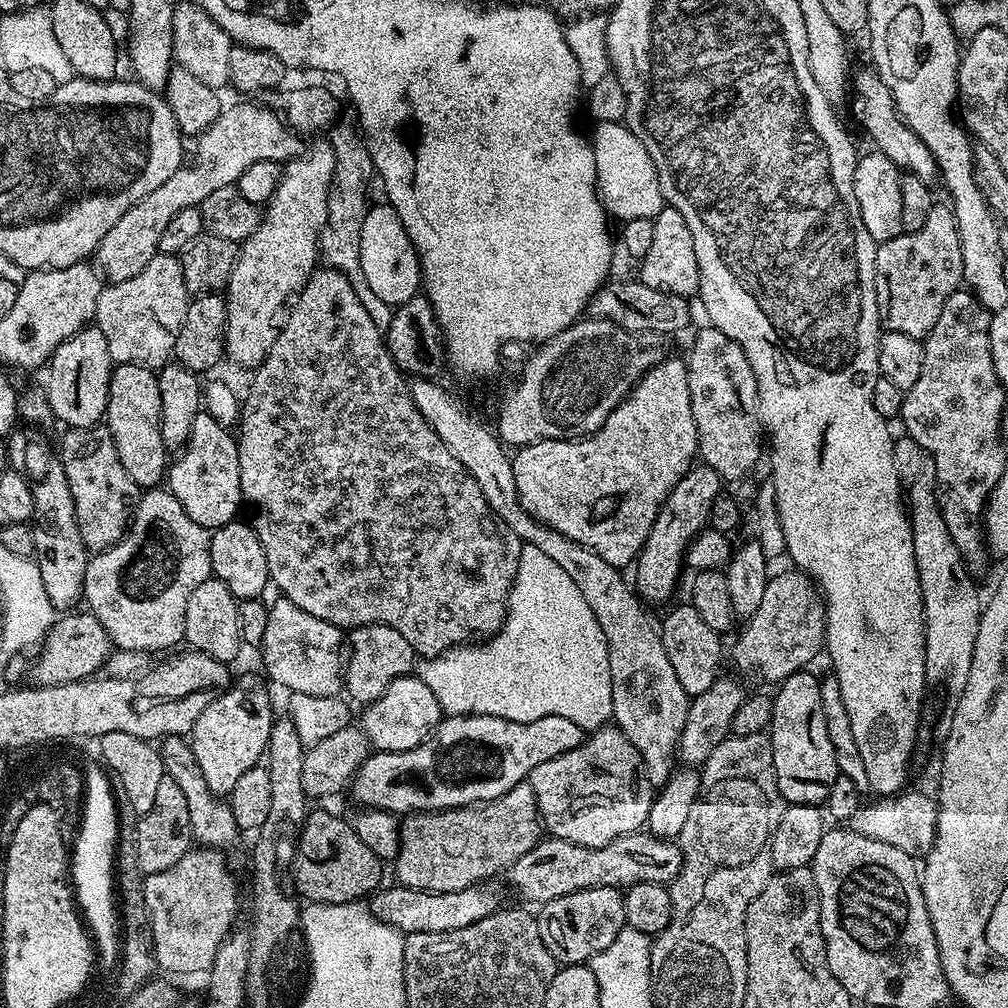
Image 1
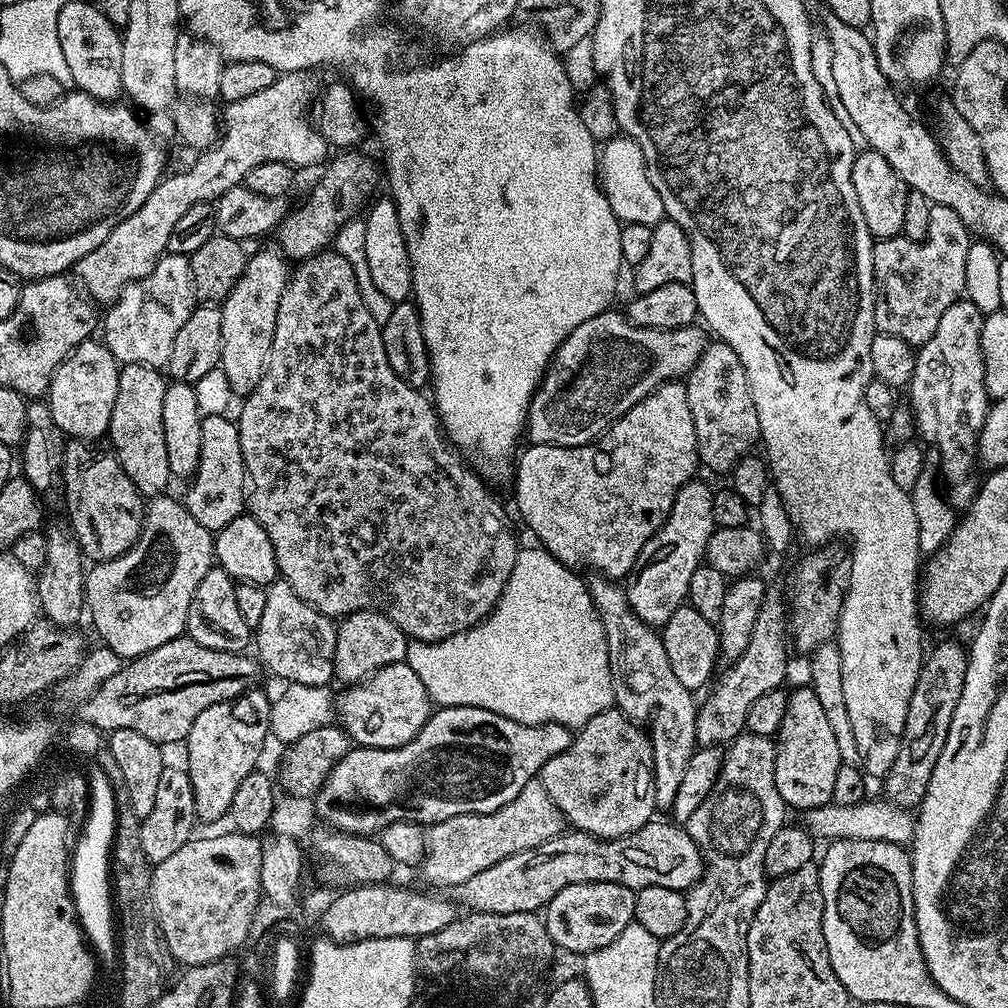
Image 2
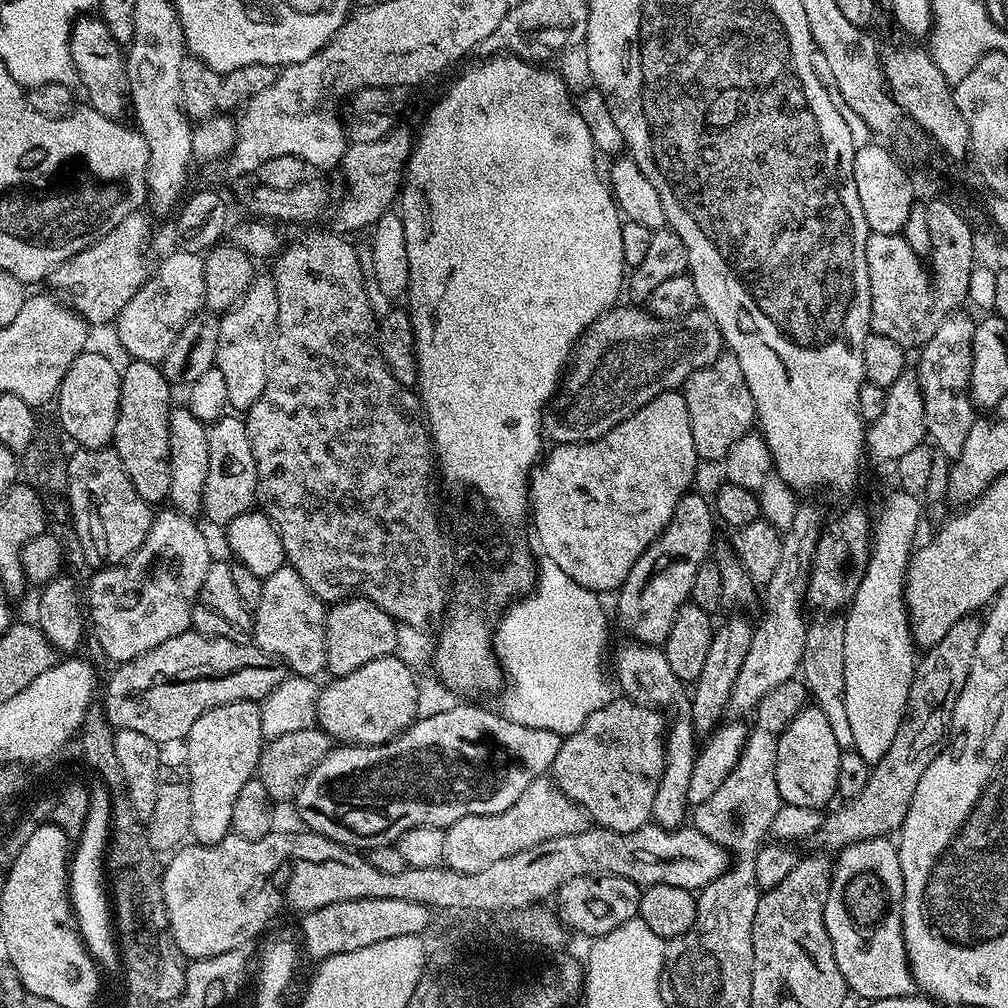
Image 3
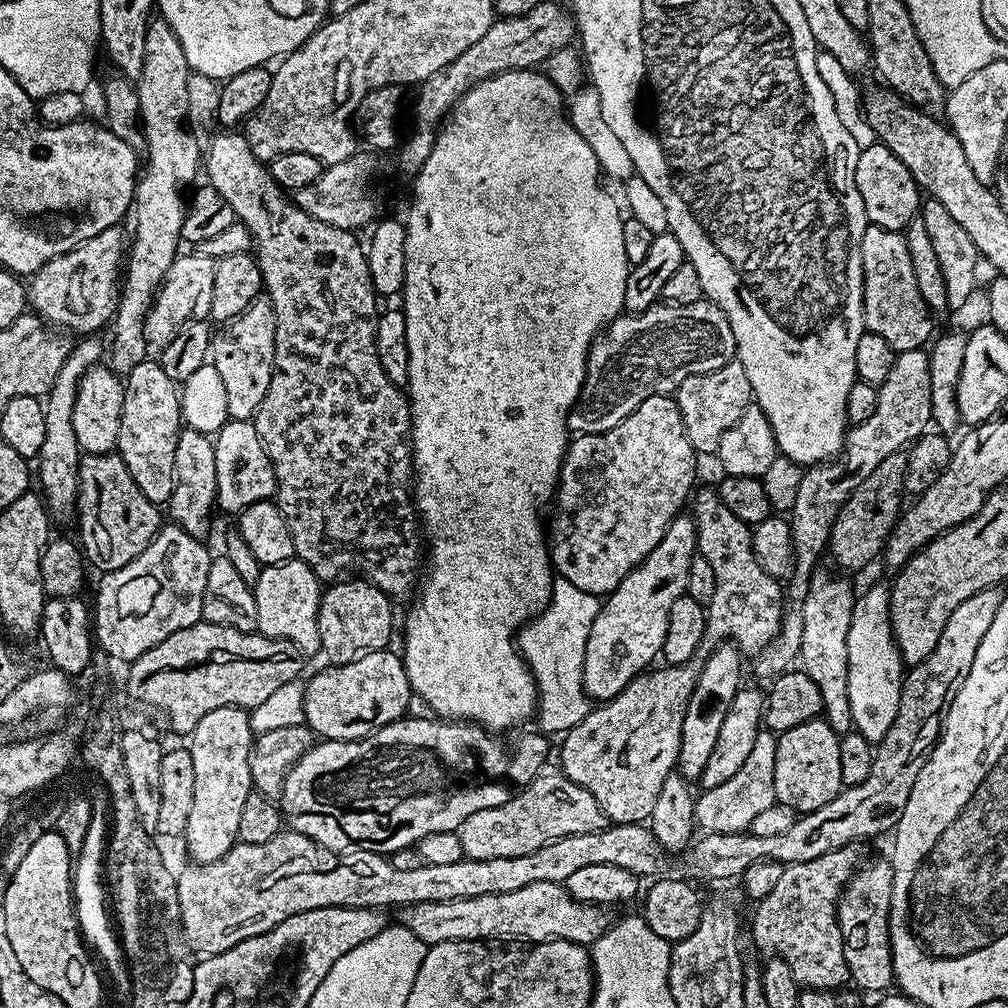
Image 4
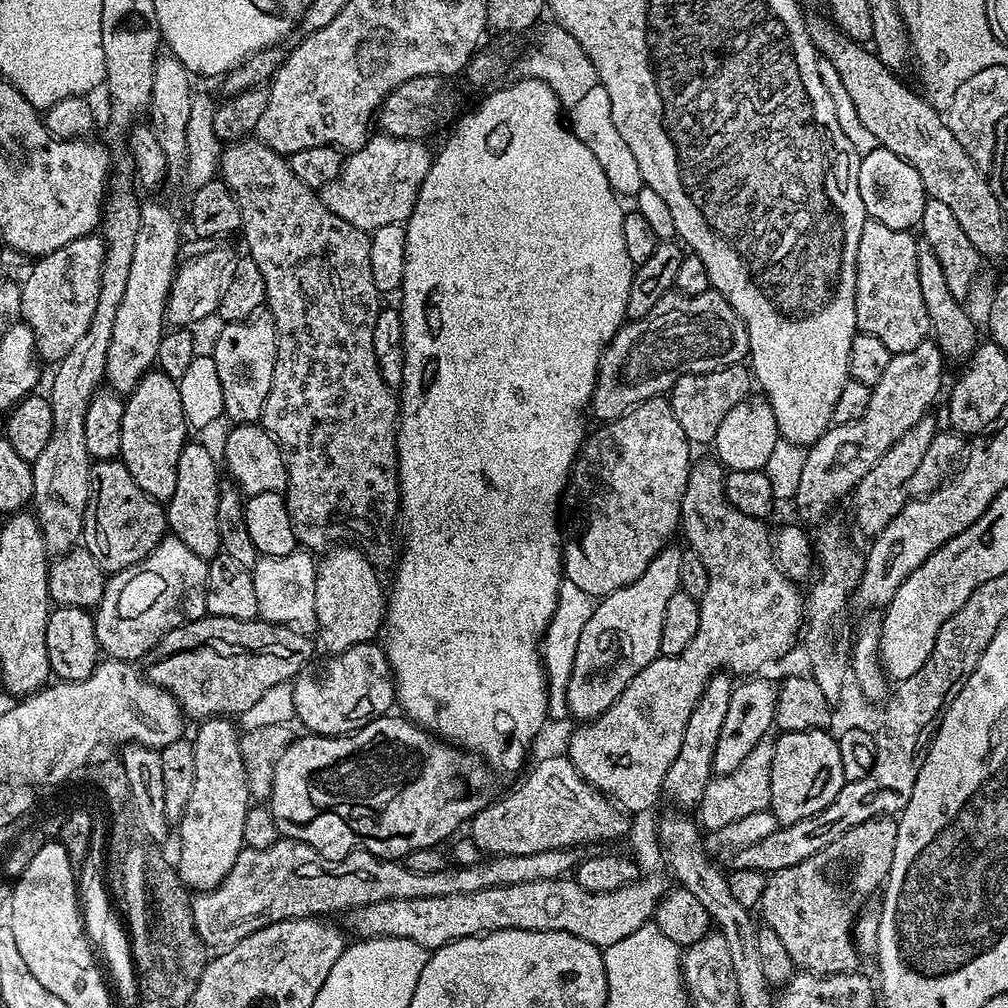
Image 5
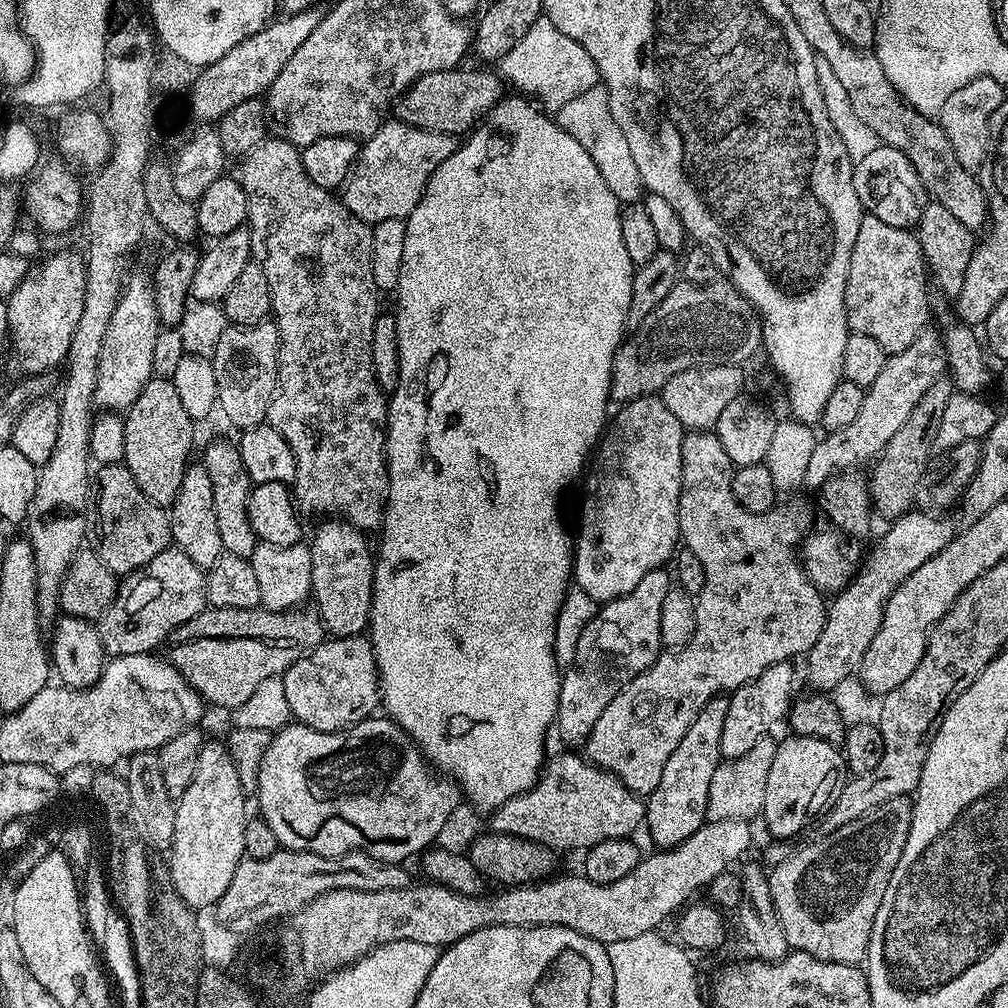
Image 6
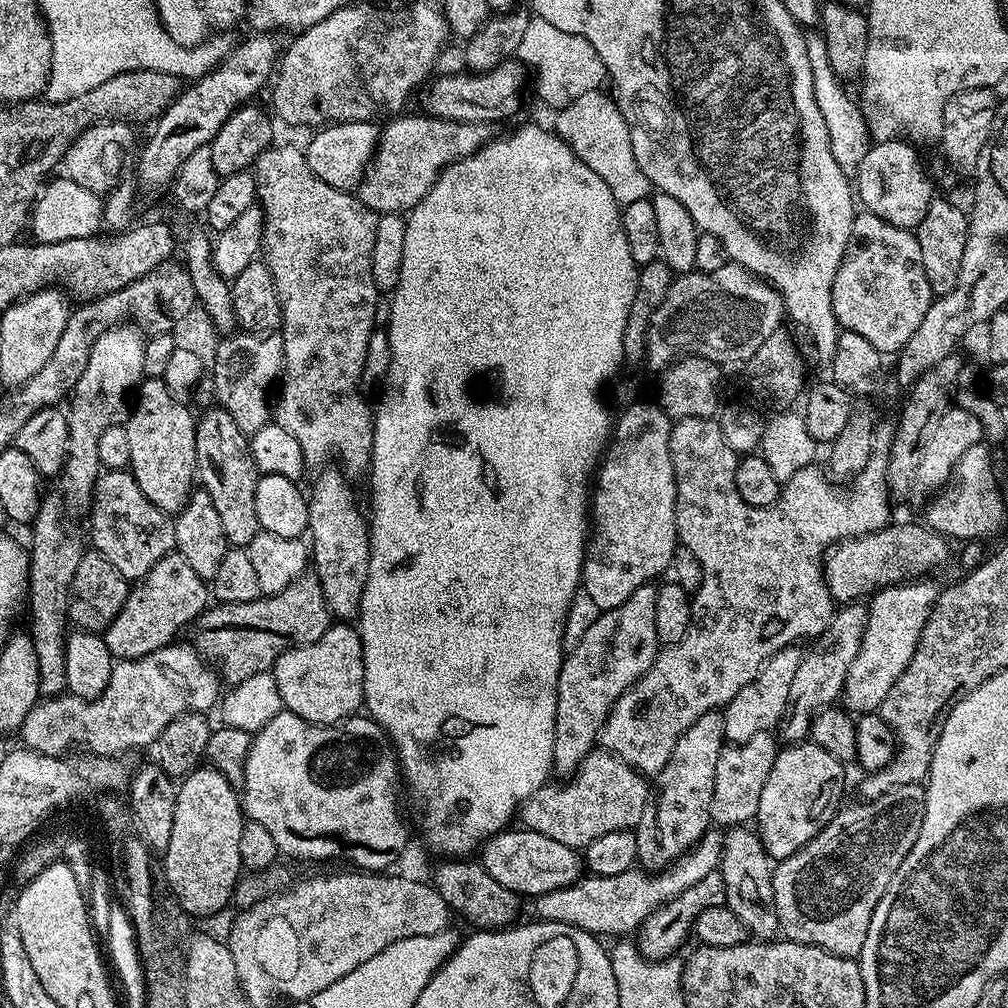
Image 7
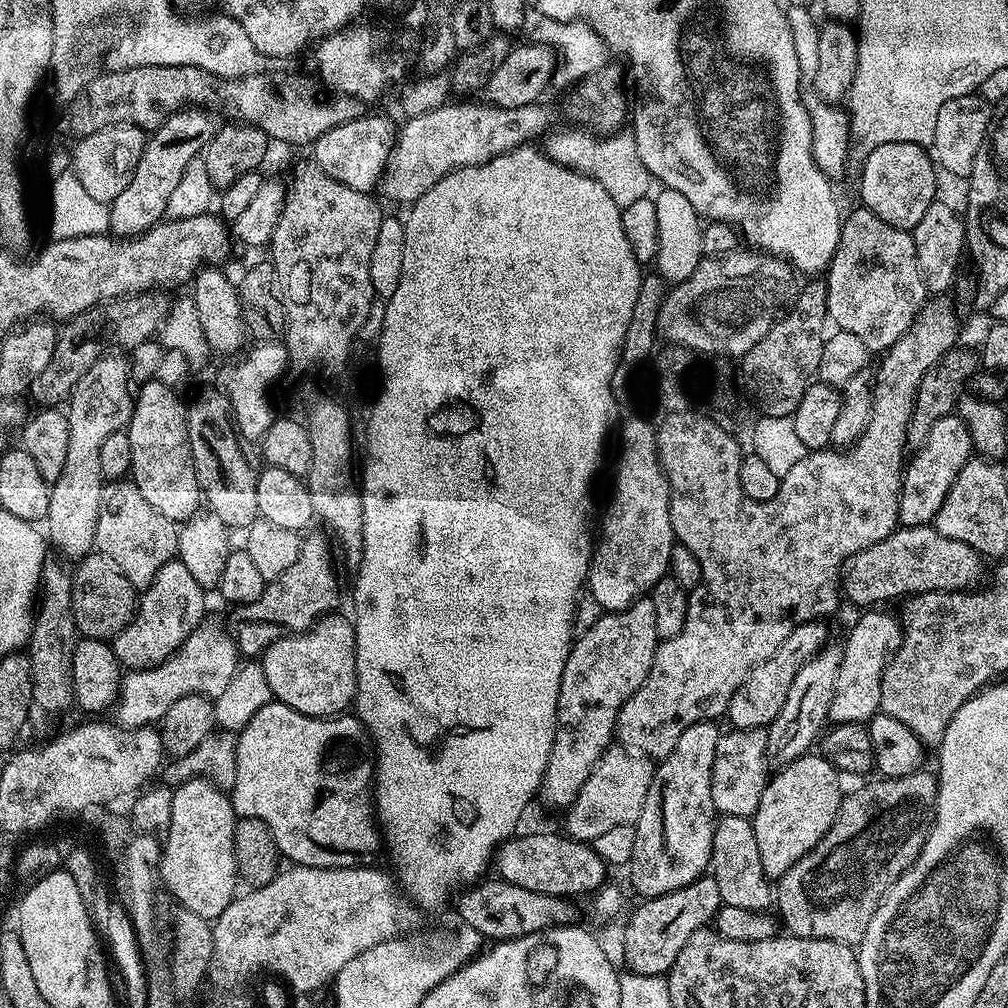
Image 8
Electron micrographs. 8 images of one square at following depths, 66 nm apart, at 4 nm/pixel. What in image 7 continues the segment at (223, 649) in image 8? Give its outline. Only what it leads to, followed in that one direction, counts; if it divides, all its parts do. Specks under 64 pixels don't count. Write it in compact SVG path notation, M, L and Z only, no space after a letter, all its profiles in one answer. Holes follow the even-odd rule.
M173 642L168 644L165 648L159 648L154 650L154 654L146 654L142 658L137 660L121 660L113 663L112 673L110 674L110 682L106 686L106 690L98 698L93 700L83 700L77 696L71 694L61 694L59 696L50 696L41 699L37 704L32 707L30 714L26 718L24 727L22 729L22 740L23 747L31 748L33 752L39 752L41 756L59 756L63 757L65 754L71 753L72 747L77 744L78 747L82 748L85 753L94 756L107 756L113 757L116 752L126 752L130 748L140 748L140 750L147 749L149 744L154 742L154 738L158 738L158 734L162 734L162 730L166 730L166 726L170 726L170 722L174 722L174 718L184 715L186 712L202 712L205 714L211 713L217 707L218 701L222 696L222 684L218 679L217 673L213 671L211 667L206 663L205 659L199 654L195 647L191 643L180 644L181 642Z

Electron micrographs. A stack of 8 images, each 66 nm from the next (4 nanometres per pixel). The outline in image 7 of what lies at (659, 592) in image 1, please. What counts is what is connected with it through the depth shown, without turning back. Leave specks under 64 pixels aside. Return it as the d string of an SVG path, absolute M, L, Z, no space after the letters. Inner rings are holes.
M643 584L622 602L622 606L601 611L599 618L582 634L582 642L574 646L564 657L558 678L558 702L556 703L556 729L554 730L553 769L561 772L564 778L571 777L576 767L597 747L600 732L604 729L610 710L616 705L616 699L627 692L637 680L641 680L656 661L660 639L654 630L654 598L657 585Z

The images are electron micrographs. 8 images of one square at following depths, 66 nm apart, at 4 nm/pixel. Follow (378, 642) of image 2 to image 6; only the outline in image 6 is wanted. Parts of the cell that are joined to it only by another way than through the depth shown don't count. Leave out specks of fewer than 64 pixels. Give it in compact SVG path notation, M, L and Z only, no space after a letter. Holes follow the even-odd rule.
M328 518L324 525L310 539L310 570L312 571L311 599L316 599L314 611L320 615L325 633L333 637L359 636L368 627L368 615L372 609L372 579L374 578L374 552L368 549L364 541L365 533L349 524L343 518Z

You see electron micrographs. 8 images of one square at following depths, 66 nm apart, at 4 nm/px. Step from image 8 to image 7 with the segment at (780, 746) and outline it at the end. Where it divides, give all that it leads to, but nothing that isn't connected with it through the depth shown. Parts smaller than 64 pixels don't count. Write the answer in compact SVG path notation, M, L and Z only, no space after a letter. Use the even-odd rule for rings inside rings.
M863 603L843 605L839 610L833 611L826 630L822 630L822 634L811 641L812 649L801 655L794 683L790 685L790 698L784 719L778 725L779 739L785 745L803 741L811 733L812 718L841 699L846 674L850 670L850 662L854 662L862 646L862 634L867 621L868 609Z

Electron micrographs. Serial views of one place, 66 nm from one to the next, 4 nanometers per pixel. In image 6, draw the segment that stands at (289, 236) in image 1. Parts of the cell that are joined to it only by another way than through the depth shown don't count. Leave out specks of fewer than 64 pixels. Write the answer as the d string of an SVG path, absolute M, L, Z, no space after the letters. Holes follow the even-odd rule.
M271 319L263 320L261 324L238 324L228 326L218 341L217 349L214 350L211 356L211 362L214 370L214 379L217 382L217 398L216 403L219 411L224 411L224 416L230 423L236 427L236 430L246 428L257 428L260 424L265 423L268 419L268 411L270 410L270 398L274 398L274 390L276 389L276 379L278 378L278 354L280 353L280 332L276 329L275 323Z

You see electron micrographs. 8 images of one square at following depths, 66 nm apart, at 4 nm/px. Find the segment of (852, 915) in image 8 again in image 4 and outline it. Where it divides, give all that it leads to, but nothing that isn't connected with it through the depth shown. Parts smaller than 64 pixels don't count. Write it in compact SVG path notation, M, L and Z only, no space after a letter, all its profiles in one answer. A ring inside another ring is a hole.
M849 846L830 850L818 858L810 858L810 862L787 865L774 890L755 905L752 936L757 946L773 948L776 951L773 953L790 966L797 985L805 989L840 990L849 983L836 905L845 884L852 879L861 863L854 849Z

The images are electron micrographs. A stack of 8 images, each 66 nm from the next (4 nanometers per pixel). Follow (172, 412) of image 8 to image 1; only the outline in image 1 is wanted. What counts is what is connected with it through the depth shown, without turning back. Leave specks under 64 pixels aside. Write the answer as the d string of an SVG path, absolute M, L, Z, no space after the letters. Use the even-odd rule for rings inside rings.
M133 364L115 365L110 378L106 426L114 438L118 458L122 458L122 467L142 490L157 487L165 479L170 463L169 449L162 442L161 414L162 398L158 398L156 372Z

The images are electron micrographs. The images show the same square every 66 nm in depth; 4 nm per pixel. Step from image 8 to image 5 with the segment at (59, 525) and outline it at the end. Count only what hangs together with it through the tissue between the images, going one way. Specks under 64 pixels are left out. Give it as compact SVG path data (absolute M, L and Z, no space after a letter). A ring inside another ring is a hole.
M144 200L140 205L138 238L134 238L134 259L130 261L130 275L126 278L126 290L122 302L118 305L118 318L114 318L114 334L110 334L110 350L106 358L104 379L111 391L127 394L156 363L158 342L166 331L166 309L168 291L172 288L172 279L176 276L178 257L180 255L180 224L176 216L164 204L156 200Z

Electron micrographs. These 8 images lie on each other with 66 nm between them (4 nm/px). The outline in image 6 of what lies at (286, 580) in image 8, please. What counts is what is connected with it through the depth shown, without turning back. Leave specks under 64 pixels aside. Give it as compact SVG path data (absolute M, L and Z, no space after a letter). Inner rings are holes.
M206 606L197 616L190 618L190 622L182 622L171 634L173 645L190 642L194 639L218 638L238 639L256 638L260 640L291 640L301 644L304 648L317 648L324 643L326 633L320 615L314 610L303 612L303 607L297 606L286 612L275 612L263 606L258 608L214 608Z

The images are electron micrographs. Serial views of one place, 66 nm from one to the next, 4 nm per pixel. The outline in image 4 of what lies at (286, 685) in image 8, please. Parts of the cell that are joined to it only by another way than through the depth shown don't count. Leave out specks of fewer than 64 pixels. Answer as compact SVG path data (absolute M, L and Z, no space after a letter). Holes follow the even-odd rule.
M392 650L366 652L356 660L345 664L324 666L304 684L304 723L317 737L325 740L361 740L382 726L405 719L408 703L414 700L410 682L406 678L403 659Z

